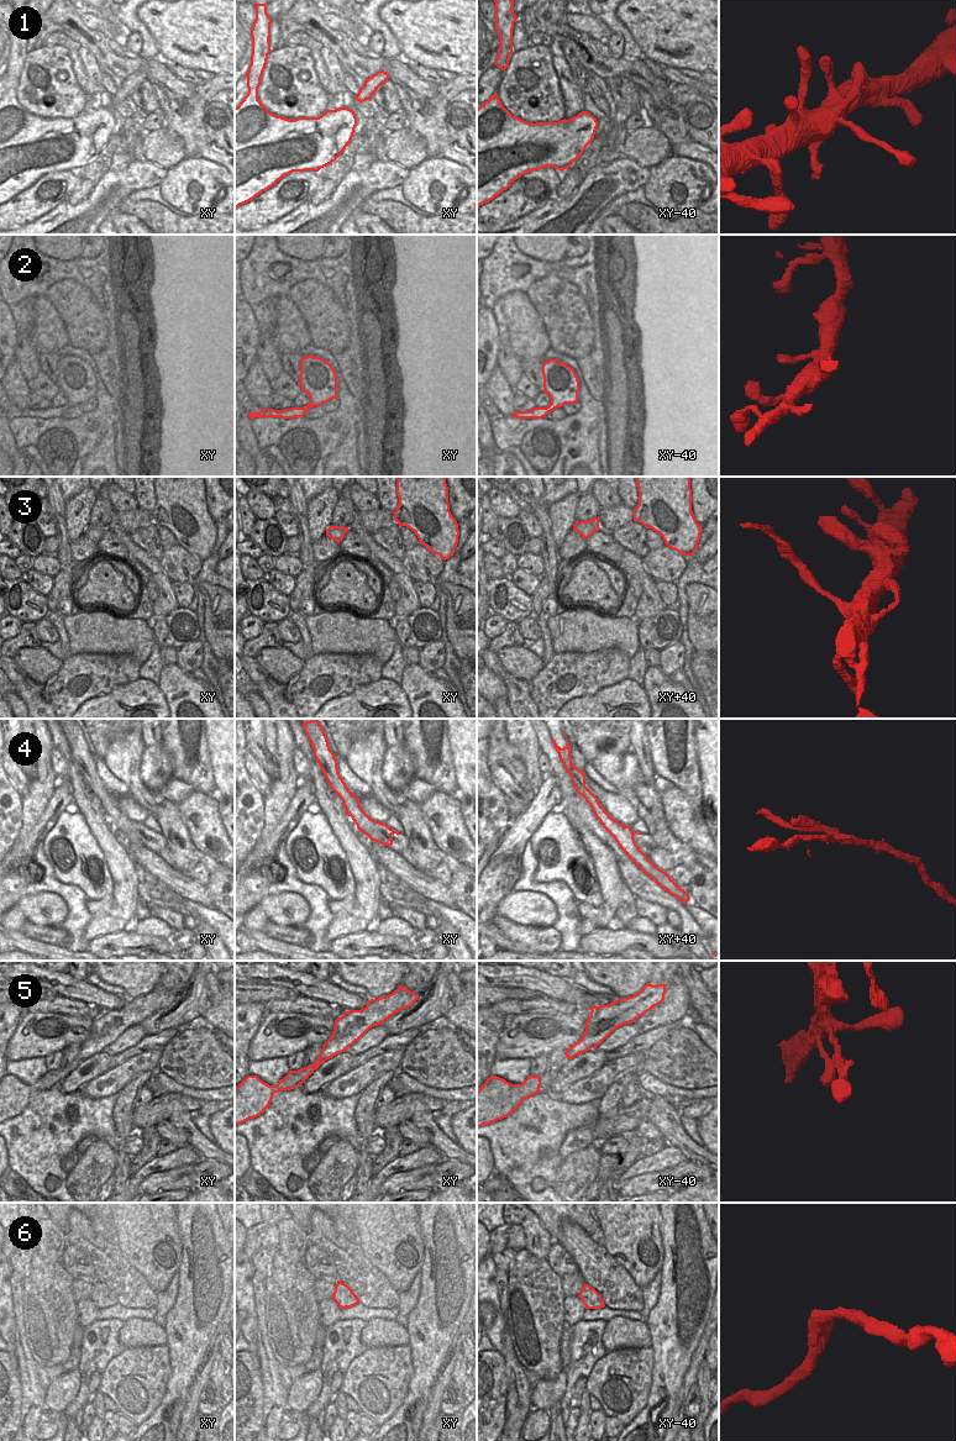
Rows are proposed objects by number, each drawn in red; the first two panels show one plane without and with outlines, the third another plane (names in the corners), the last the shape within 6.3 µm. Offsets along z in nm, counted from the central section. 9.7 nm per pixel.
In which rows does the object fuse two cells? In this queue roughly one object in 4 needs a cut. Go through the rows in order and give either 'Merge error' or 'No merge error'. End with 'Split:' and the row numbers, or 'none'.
1: No merge error
2: No merge error
3: Merge error
4: Merge error
5: No merge error
6: Merge error
Split: 3, 4, 6.

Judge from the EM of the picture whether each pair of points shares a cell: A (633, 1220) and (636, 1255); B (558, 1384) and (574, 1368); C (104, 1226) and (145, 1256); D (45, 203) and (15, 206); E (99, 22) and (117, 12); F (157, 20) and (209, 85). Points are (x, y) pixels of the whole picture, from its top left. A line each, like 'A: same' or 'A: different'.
A: same
B: different
C: different
D: same
E: different
F: different

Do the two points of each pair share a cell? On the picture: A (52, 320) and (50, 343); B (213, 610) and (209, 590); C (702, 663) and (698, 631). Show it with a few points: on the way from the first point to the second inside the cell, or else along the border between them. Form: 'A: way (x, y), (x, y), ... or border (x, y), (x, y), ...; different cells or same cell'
A: way (50, 326), (50, 337); same cell
B: way (213, 605), (213, 595); same cell
C: border (694, 650), (705, 651); different cells

